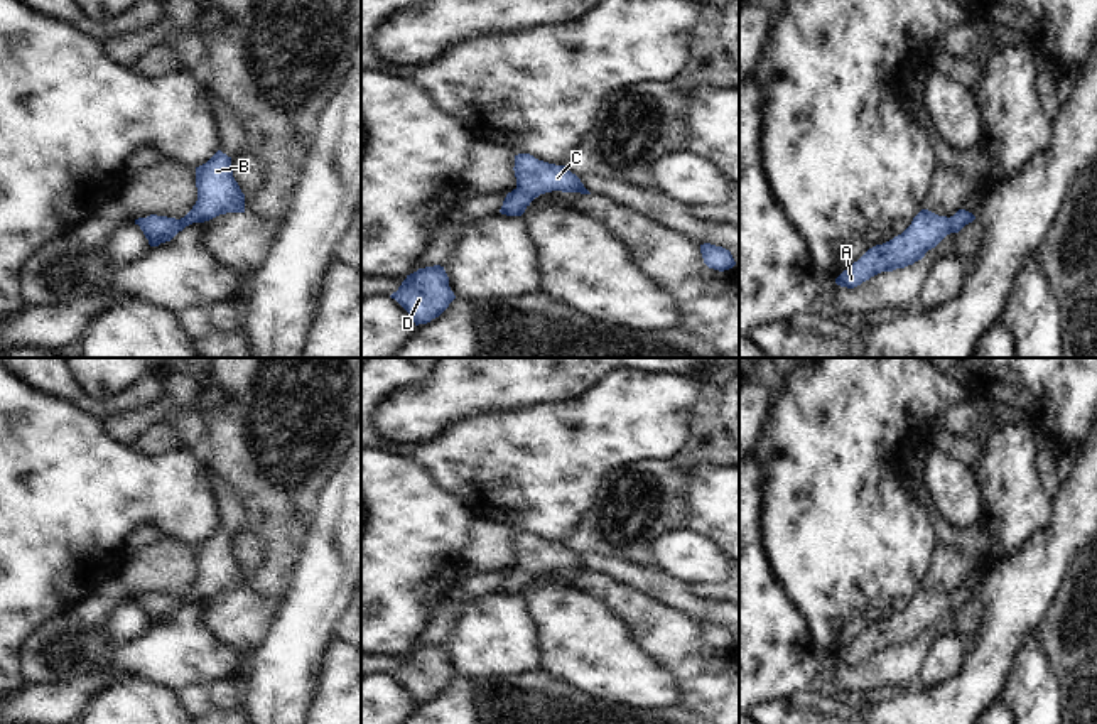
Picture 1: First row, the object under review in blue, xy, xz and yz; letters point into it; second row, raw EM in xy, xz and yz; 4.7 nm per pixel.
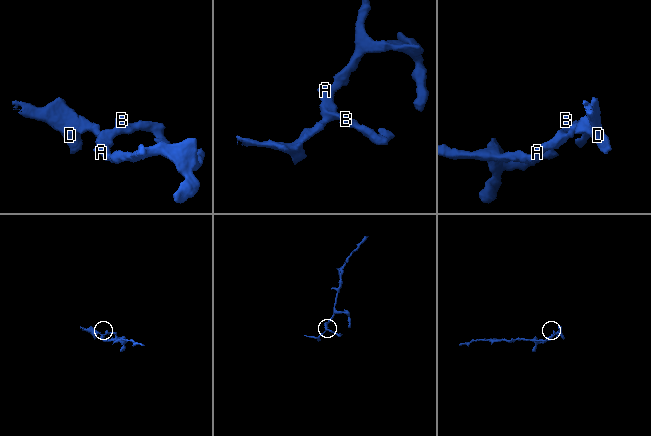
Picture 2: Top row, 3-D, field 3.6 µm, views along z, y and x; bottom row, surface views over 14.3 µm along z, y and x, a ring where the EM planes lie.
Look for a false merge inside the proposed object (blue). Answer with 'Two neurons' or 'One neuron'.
One neuron

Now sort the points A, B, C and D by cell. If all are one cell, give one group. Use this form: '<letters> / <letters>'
A B C D

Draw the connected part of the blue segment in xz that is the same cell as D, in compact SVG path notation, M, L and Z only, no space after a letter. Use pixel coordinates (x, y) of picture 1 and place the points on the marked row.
M440 265L419 268L407 275L390 297L410 314L415 326L439 317L456 299L449 287L449 277Z

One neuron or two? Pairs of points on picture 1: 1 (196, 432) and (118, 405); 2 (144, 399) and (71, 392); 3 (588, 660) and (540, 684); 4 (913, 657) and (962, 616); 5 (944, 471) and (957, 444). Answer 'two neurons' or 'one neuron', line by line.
1: two neurons
2: one neuron
3: two neurons
4: two neurons
5: two neurons

